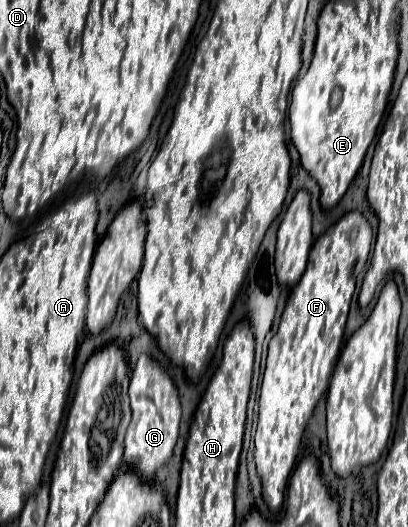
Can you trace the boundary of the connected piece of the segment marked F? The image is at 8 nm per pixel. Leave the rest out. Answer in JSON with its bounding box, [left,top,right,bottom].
[255,211,373,511]

